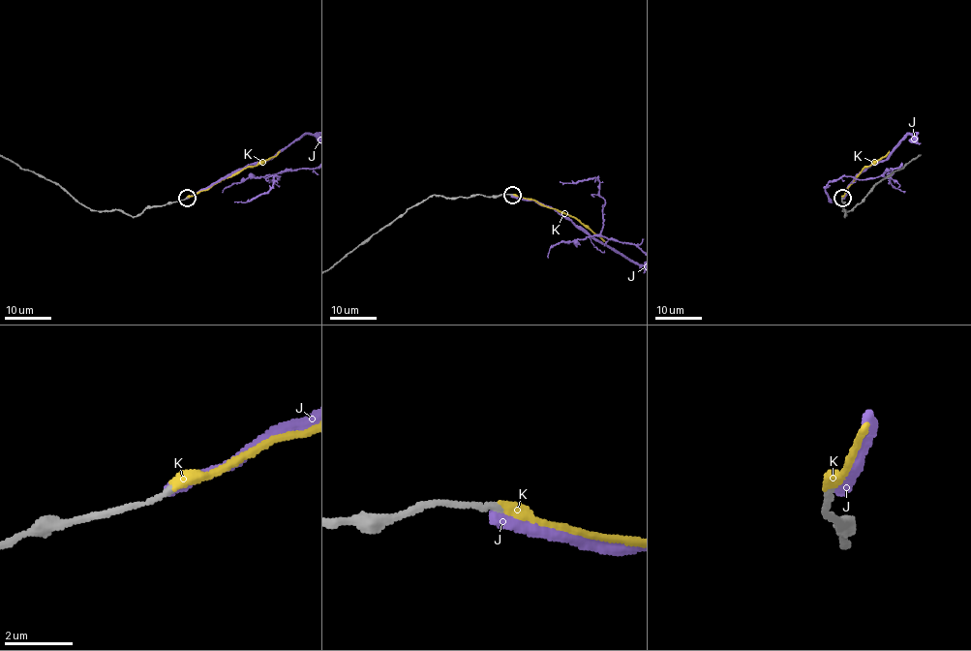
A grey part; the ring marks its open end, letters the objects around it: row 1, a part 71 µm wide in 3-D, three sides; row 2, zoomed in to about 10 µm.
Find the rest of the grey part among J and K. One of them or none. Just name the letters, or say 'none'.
K

